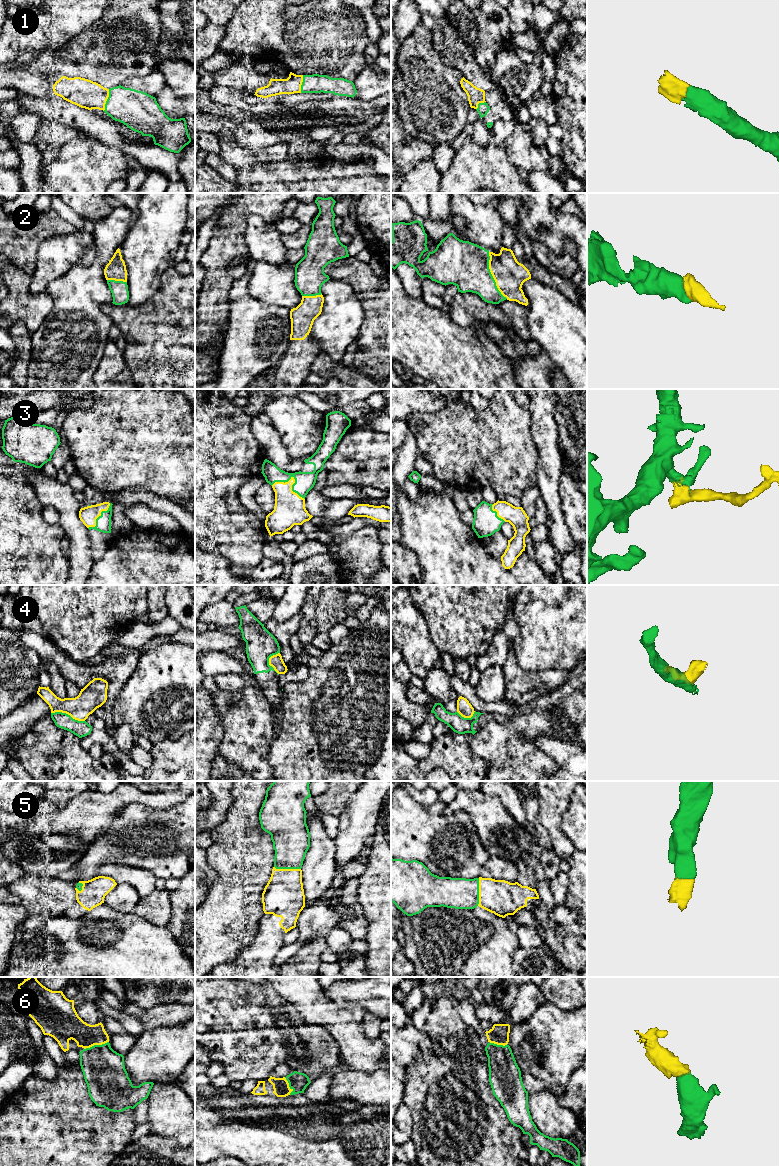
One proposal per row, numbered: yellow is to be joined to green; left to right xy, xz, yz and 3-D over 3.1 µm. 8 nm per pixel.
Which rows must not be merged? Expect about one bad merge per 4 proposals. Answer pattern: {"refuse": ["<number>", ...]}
{"refuse": ["4"]}

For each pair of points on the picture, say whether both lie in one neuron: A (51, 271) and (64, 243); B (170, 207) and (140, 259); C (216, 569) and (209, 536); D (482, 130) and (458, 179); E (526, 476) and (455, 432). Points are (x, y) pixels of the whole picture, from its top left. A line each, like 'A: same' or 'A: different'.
A: same
B: same
C: different
D: different
E: same

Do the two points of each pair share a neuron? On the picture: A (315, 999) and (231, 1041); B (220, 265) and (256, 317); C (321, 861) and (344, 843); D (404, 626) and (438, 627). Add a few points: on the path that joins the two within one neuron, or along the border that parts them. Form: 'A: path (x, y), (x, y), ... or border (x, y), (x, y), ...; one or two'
A: border (278, 994), (302, 1019), (314, 1024); two
B: border (250, 267), (232, 283), (228, 292), (228, 305); two
C: border (334, 840), (336, 873); two
D: border (417, 606), (427, 625), (428, 636), (437, 649); two

